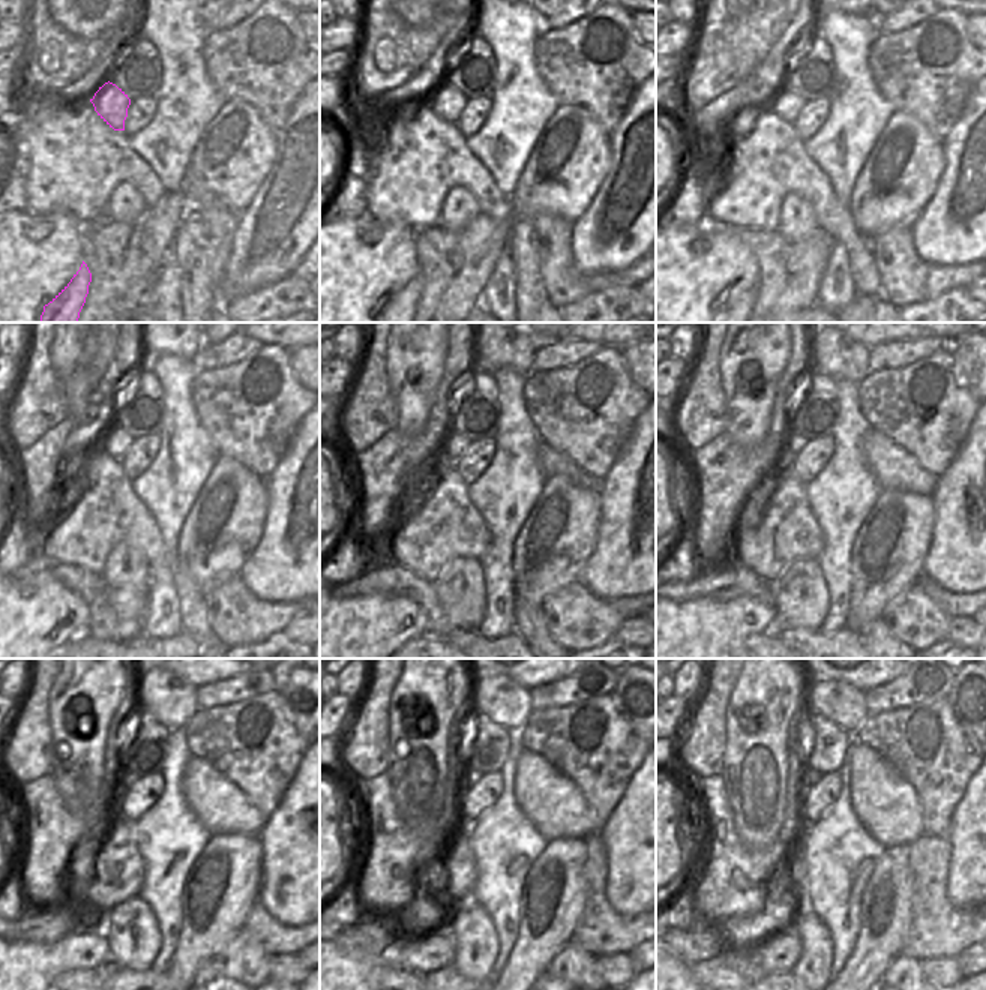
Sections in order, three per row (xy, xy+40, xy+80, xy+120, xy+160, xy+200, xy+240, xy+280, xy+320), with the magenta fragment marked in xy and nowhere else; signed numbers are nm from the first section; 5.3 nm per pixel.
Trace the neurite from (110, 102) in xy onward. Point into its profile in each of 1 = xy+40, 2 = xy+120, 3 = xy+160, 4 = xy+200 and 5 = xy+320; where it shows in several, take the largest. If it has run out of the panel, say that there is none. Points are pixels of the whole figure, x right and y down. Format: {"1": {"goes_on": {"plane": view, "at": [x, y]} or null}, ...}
{"1": {"goes_on": {"plane": "xy+40", "at": [447, 104]}}, "2": {"goes_on": {"plane": "xy+120", "at": [117, 441]}}, "3": {"goes_on": {"plane": "xy+160", "at": [455, 444]}}, "4": {"goes_on": {"plane": "xy+200", "at": [796, 443]}}, "5": {"goes_on": {"plane": "xy+320", "at": [811, 777]}}}

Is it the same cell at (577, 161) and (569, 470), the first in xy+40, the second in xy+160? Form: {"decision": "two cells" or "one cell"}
{"decision": "two cells"}

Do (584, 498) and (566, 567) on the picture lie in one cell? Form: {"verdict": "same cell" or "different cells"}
{"verdict": "same cell"}

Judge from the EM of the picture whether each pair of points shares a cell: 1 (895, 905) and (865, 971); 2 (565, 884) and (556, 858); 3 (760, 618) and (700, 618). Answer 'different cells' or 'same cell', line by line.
1: same cell
2: same cell
3: same cell

